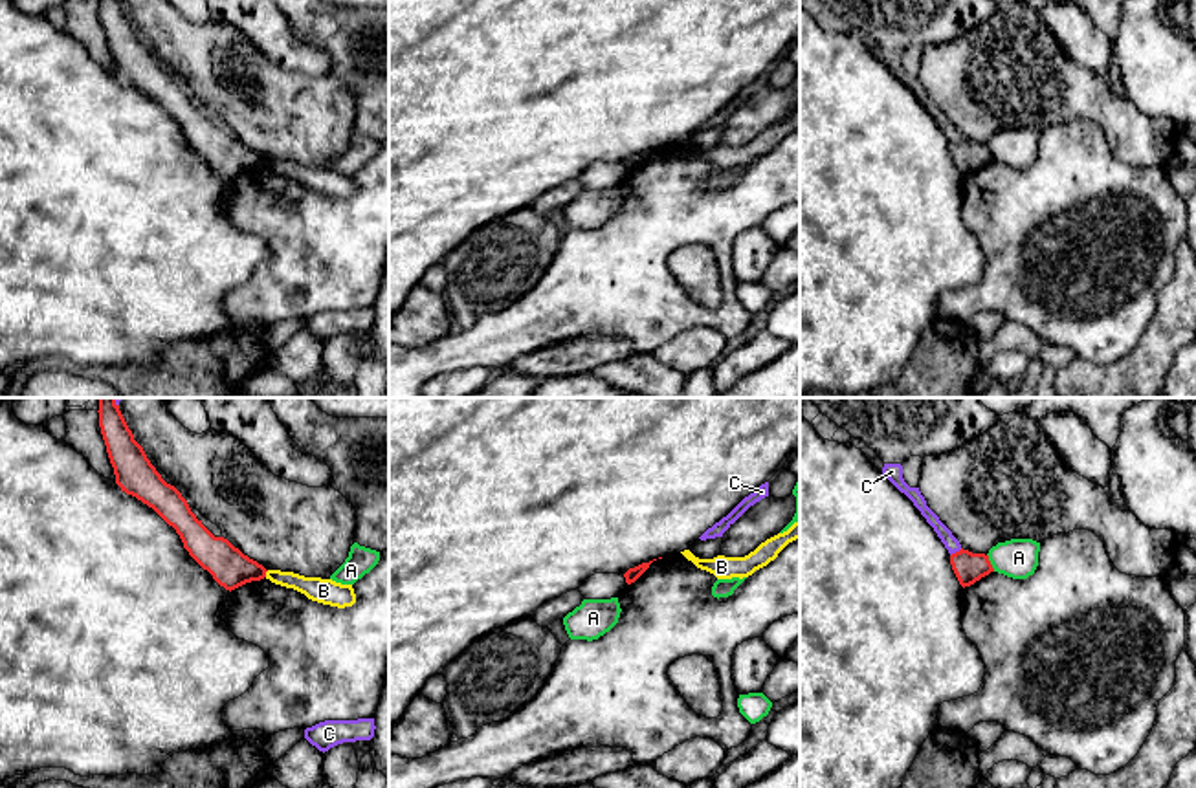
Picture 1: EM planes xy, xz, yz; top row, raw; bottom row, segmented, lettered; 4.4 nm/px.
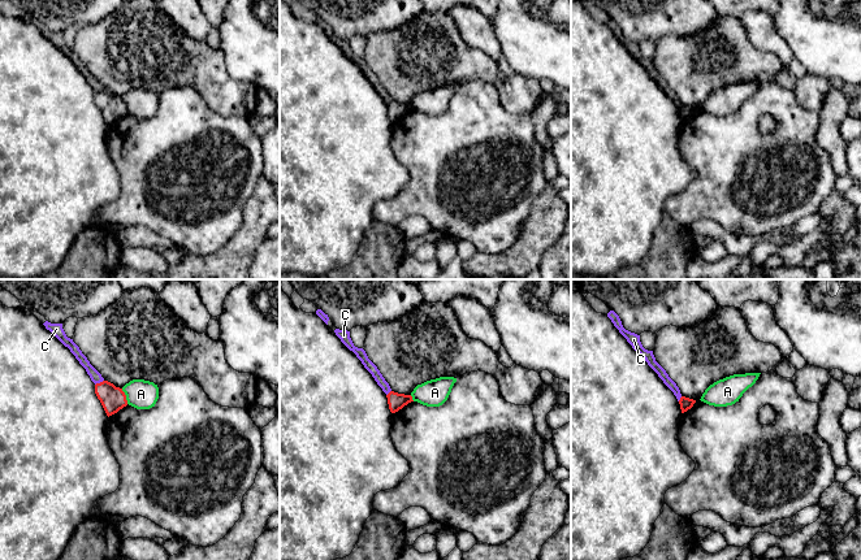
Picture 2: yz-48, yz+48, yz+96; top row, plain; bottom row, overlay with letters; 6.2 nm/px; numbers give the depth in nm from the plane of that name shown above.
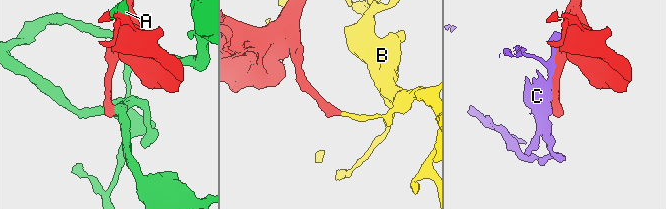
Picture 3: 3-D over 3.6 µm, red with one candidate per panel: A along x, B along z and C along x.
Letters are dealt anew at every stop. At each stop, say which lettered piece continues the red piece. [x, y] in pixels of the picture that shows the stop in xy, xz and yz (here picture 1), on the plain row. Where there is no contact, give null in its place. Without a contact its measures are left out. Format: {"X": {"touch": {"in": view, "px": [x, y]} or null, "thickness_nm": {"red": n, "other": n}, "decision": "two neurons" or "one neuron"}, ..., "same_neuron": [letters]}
{"A": {"touch": {"in": "yz", "px": [989, 153]}, "thickness_nm": {"red": 130, "other": 180}, "decision": "two neurons"}, "B": {"touch": {"in": "xy", "px": [265, 164]}, "thickness_nm": {"red": 170, "other": 110}, "decision": "two neurons"}, "C": {"touch": {"in": "yz", "px": [956, 142]}, "thickness_nm": {"red": 130, "other": 70}, "decision": "two neurons"}, "same_neuron": []}

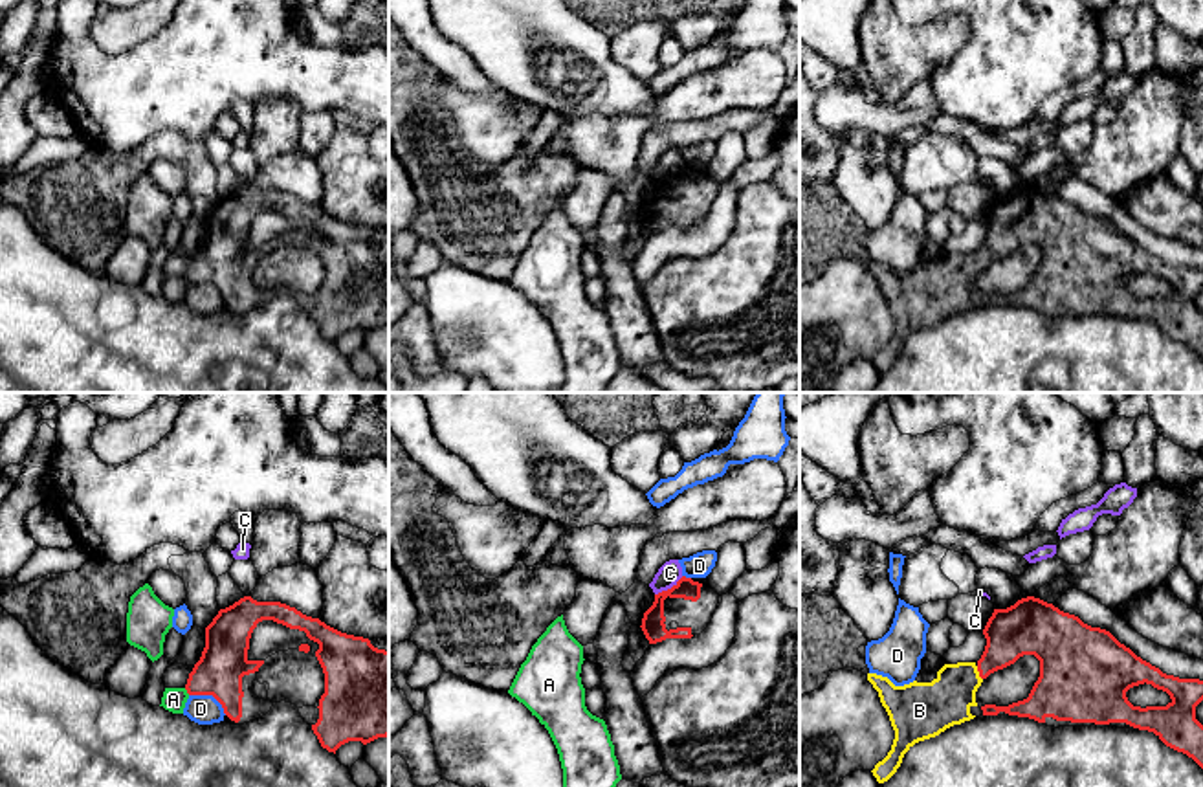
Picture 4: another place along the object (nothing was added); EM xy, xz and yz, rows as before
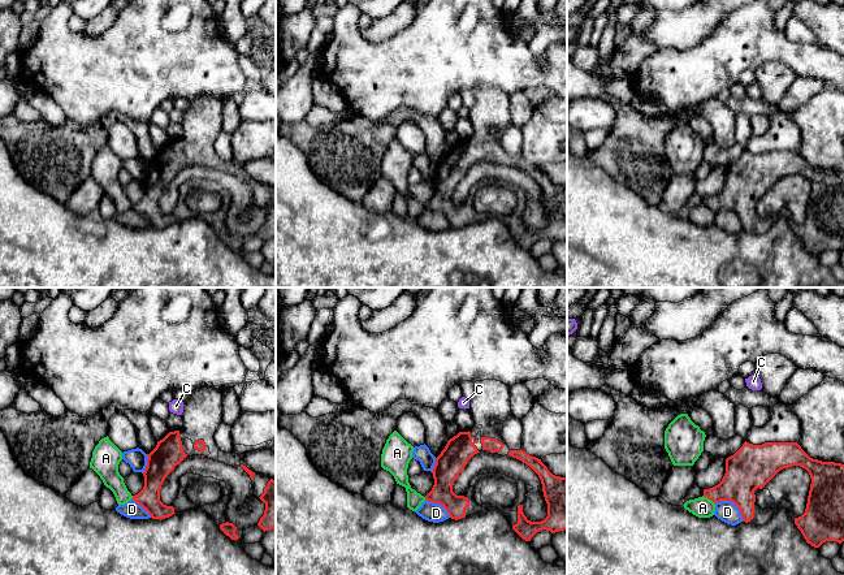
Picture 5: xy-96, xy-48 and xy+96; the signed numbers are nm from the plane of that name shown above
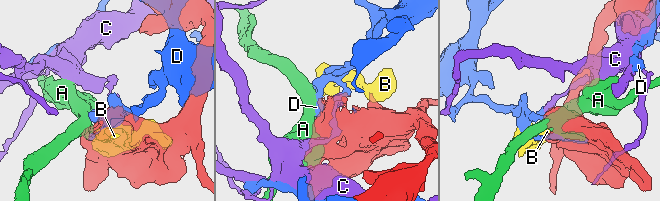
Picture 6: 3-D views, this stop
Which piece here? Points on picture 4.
{"A": {"touch": {"in": "xy", "px": [187, 281]}, "thickness_nm": {"red": 200, "other": 100}, "decision": "two neurons"}, "B": {"touch": {"in": "yz", "px": [980, 263]}, "thickness_nm": {"red": 220, "other": 220}, "decision": "one neuron"}, "C": {"touch": {"in": "xz", "px": [668, 178]}, "thickness_nm": {"red": 100, "other": 100}, "decision": "two neurons"}, "D": {"touch": {"in": "xy", "px": [209, 283]}, "thickness_nm": {"red": 200, "other": 130}, "decision": "two neurons"}, "same_neuron": ["B"]}

